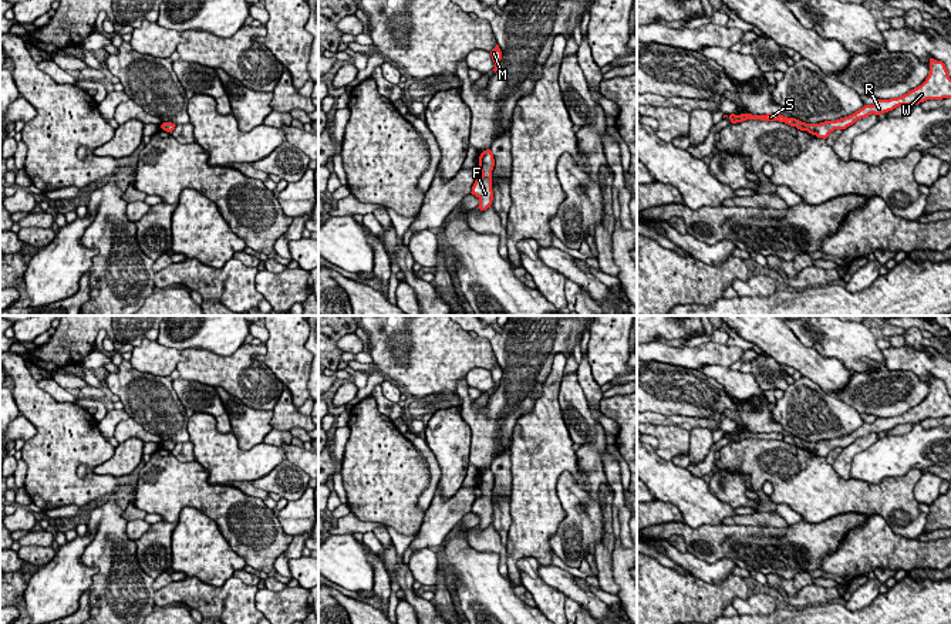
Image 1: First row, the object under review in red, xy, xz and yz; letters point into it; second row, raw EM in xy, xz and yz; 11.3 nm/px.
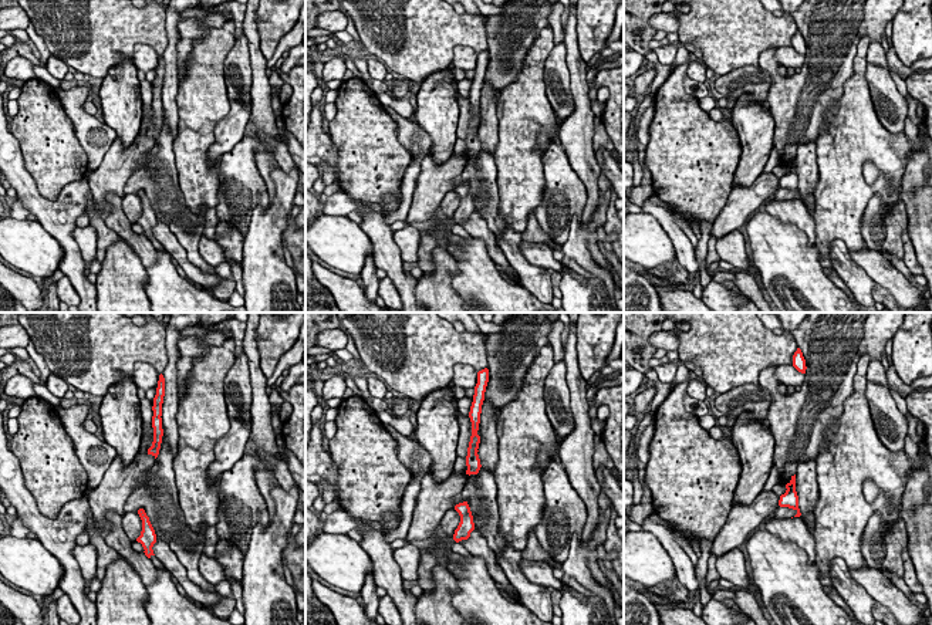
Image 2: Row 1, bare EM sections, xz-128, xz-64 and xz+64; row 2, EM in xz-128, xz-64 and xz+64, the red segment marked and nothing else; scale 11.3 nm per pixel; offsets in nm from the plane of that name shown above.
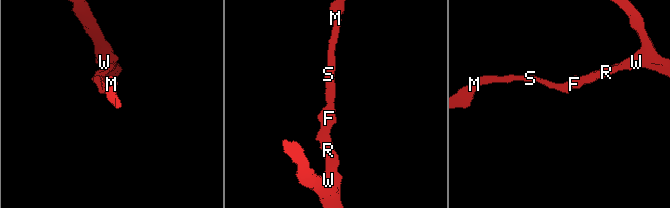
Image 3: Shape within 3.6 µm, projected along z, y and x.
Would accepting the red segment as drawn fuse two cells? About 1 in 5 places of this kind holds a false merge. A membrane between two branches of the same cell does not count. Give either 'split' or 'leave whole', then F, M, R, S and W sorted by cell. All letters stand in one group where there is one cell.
leave whole | F M R S W

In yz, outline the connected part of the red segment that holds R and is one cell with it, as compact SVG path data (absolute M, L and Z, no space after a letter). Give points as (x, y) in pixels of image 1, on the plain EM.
M930 377L930 392L921 404L897 416L876 418L873 424L864 424L854 432L836 439L806 442L796 436L788 436L780 432L766 432L766 434L731 432L728 436L731 438L732 442L742 441L746 438L779 439L790 445L796 445L800 449L807 449L809 452L816 453L817 456L826 458L829 452L833 451L834 448L846 448L847 445L853 443L857 438L866 436L871 432L880 434L893 429L900 424L914 425L927 418L942 418L942 416L951 416L951 397L942 380Z

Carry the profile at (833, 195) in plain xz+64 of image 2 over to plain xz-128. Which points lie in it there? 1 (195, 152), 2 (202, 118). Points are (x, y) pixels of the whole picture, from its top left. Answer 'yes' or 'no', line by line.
1: yes
2: yes

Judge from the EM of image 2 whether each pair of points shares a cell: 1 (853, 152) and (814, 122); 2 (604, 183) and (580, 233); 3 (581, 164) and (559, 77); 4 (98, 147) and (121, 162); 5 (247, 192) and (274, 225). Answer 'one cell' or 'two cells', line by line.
1: two cells
2: two cells
3: two cells
4: two cells
5: two cells

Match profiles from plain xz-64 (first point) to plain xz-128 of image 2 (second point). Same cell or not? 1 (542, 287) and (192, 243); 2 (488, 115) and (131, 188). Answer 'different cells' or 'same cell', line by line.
1: same cell
2: different cells

